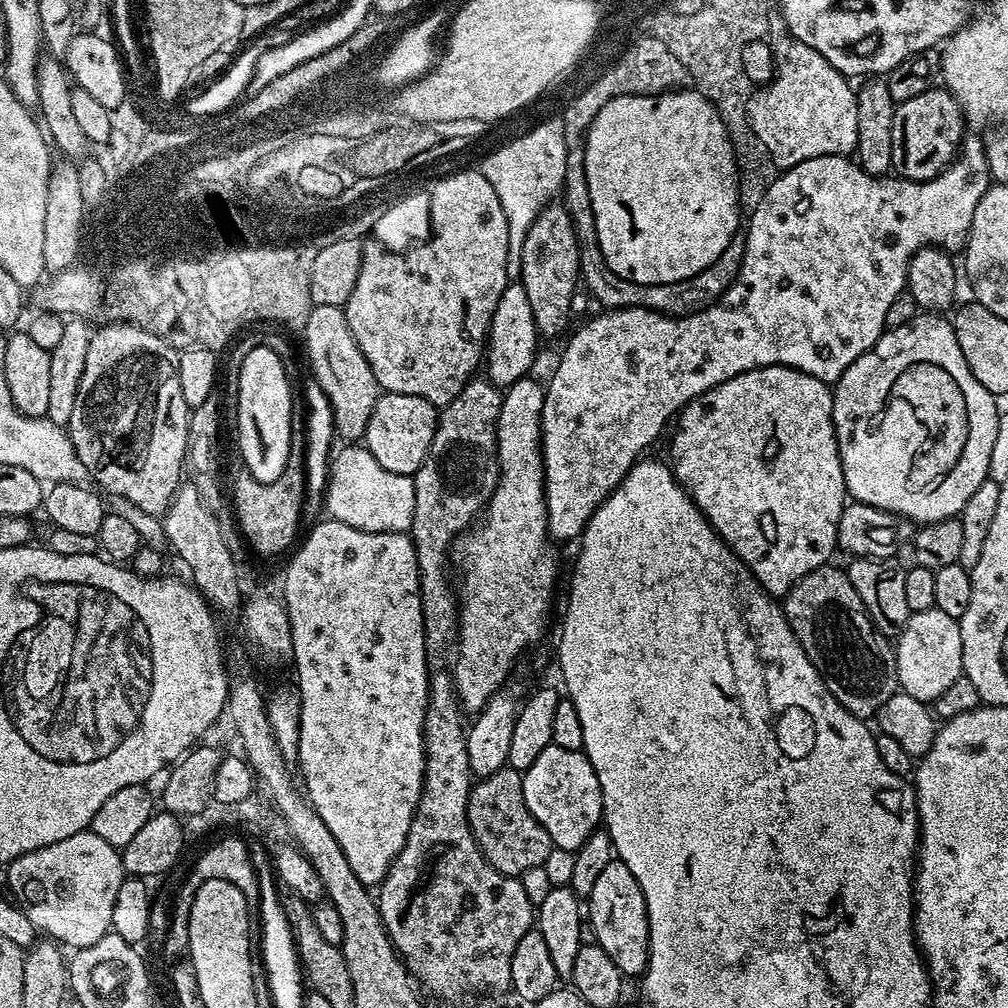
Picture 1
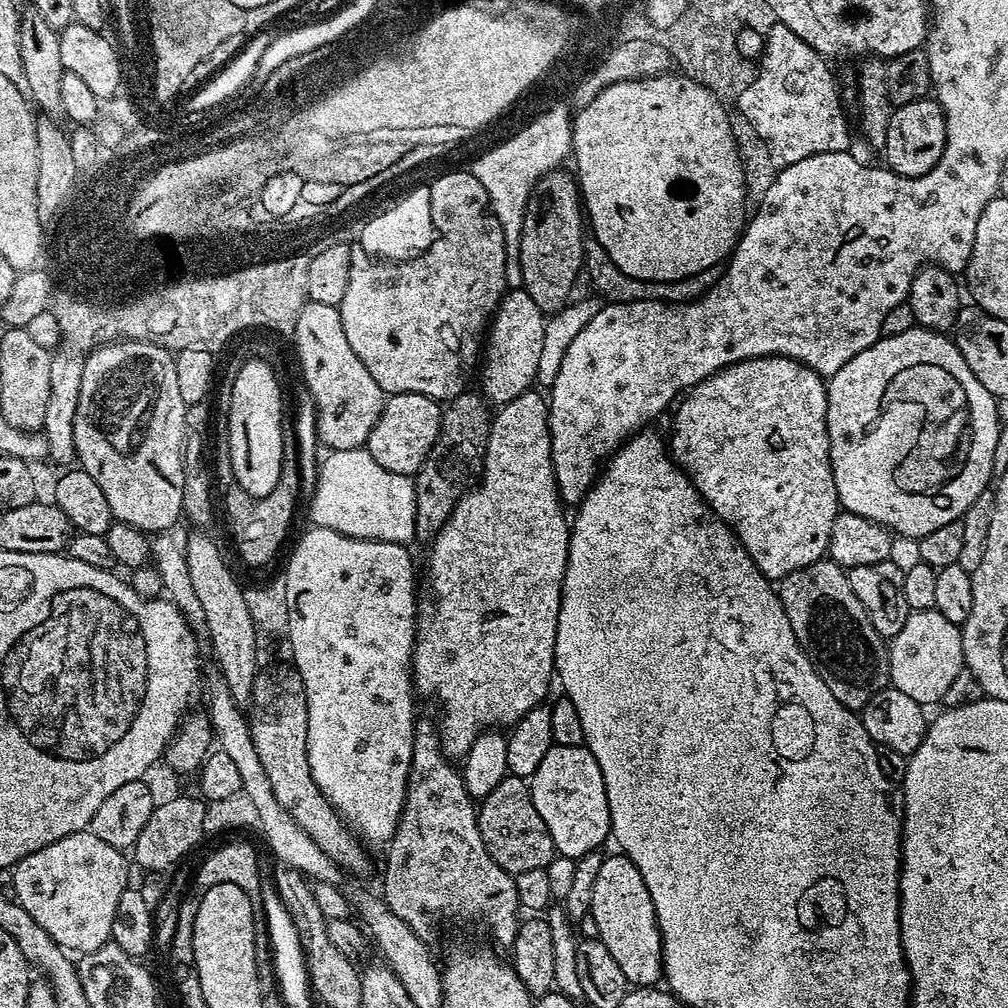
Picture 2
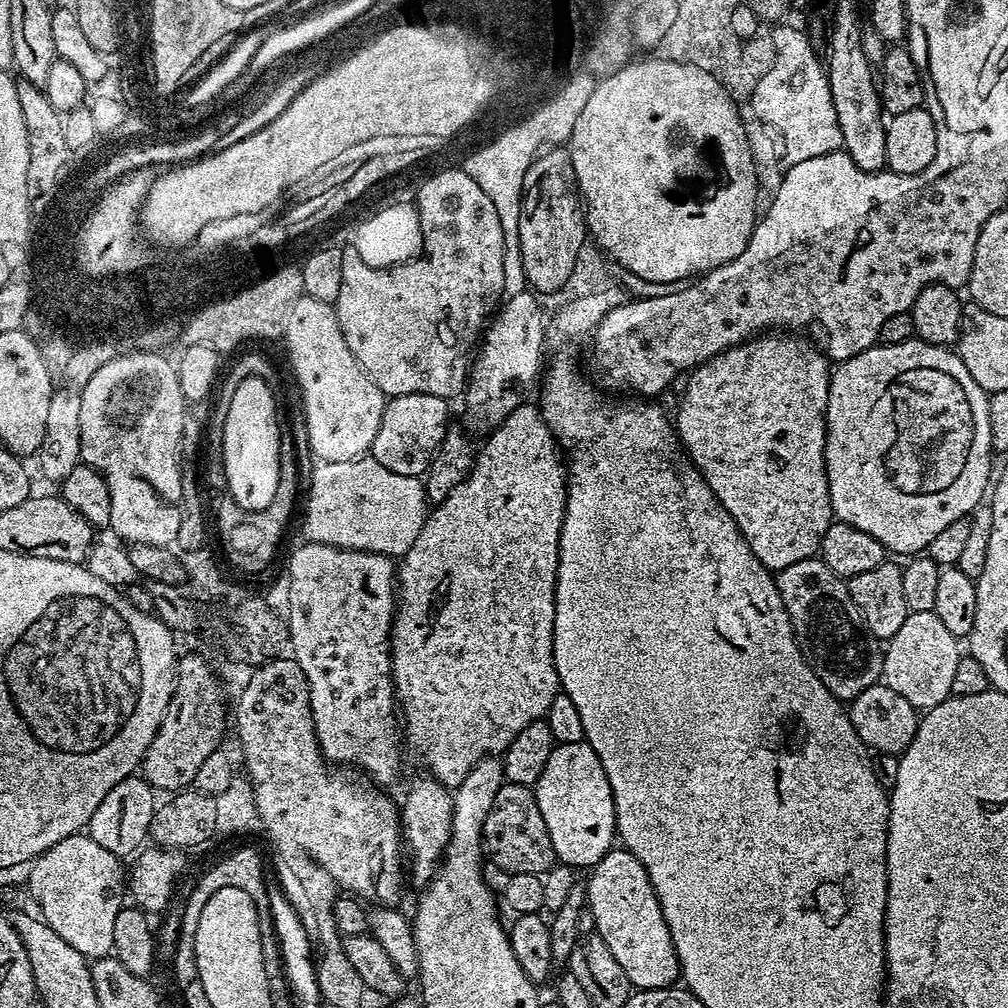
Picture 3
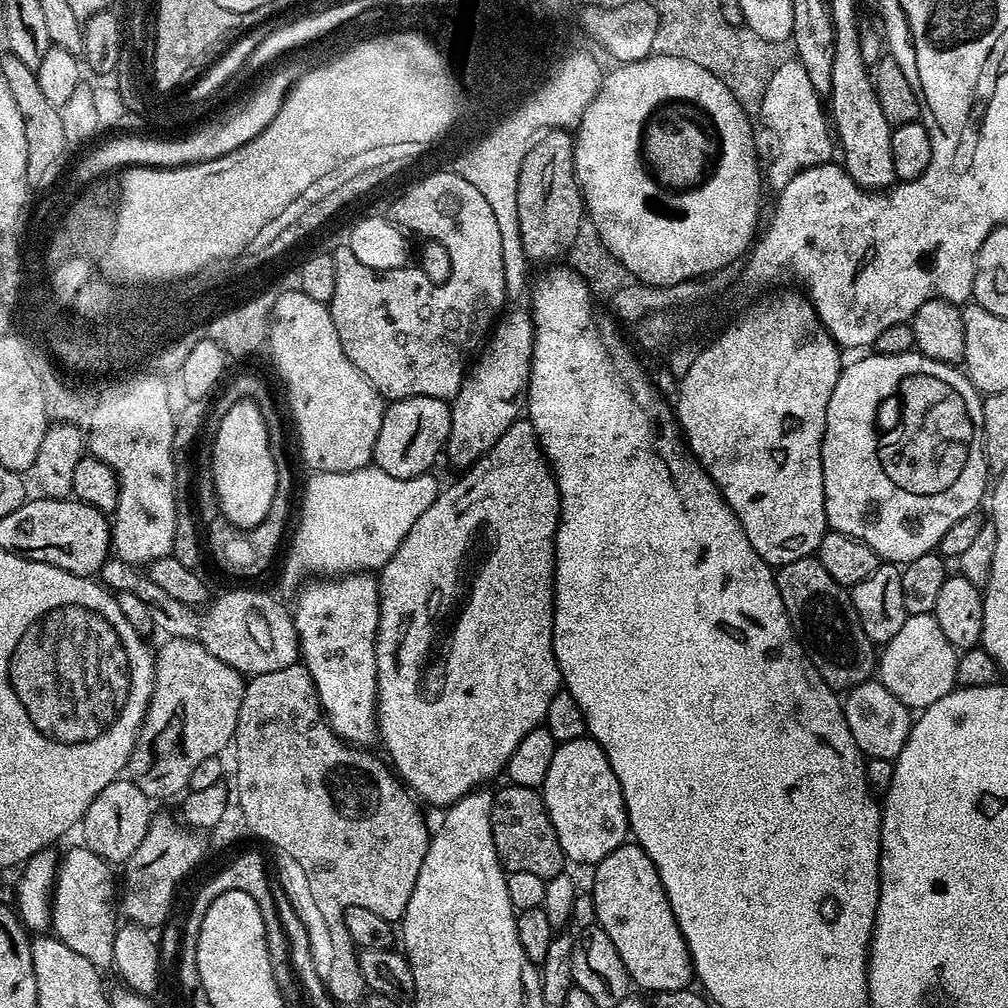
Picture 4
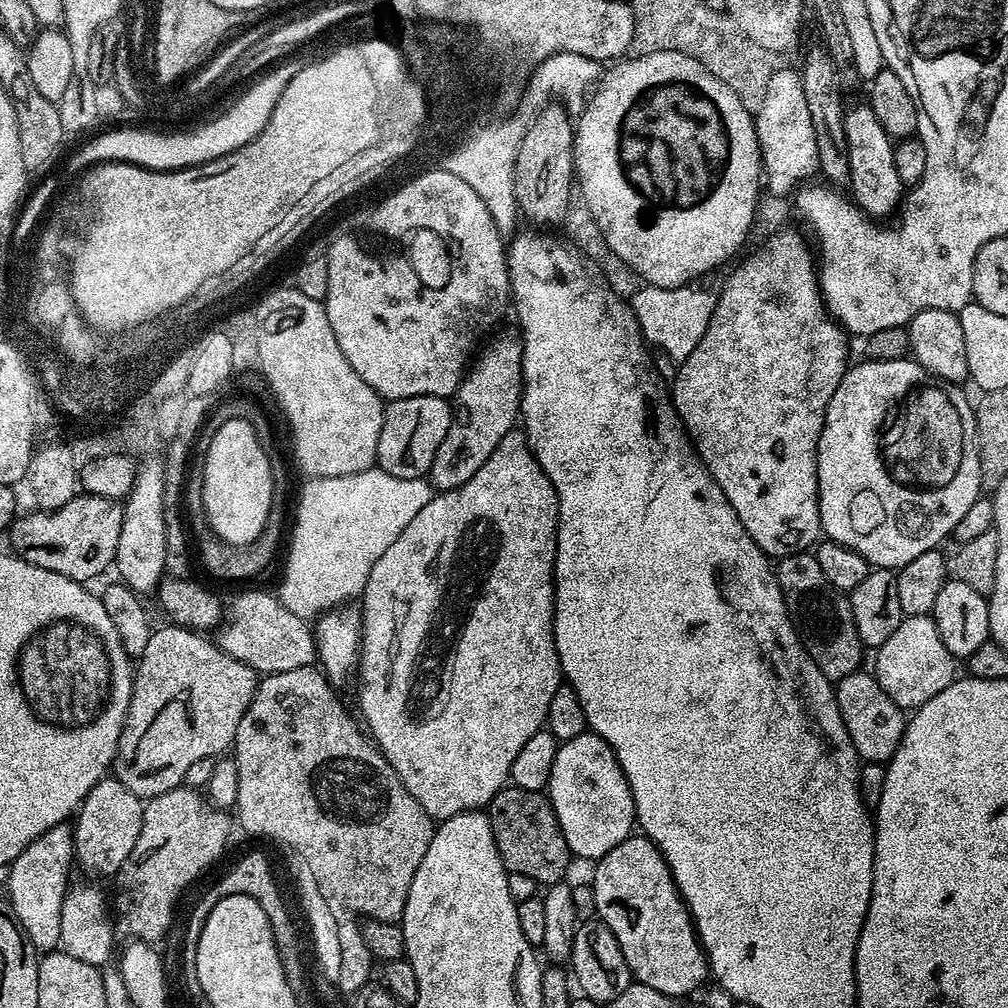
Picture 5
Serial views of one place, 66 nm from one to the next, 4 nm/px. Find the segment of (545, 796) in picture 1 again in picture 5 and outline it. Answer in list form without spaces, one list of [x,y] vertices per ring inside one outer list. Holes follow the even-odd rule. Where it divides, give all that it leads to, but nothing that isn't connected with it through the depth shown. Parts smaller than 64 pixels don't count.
[[[583,732],[578,734],[578,738],[565,740],[557,747],[546,795],[573,857],[598,861],[610,854],[618,842],[633,835],[636,811],[626,774],[622,774],[622,766],[618,766],[614,750],[610,750],[607,742],[596,732]]]

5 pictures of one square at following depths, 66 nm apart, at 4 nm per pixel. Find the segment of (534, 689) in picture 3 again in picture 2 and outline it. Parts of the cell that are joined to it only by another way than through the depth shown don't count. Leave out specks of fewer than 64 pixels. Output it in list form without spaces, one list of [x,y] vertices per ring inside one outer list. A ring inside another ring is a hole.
[[[536,390],[518,394],[510,402],[499,405],[495,409],[488,426],[488,441],[484,455],[484,471],[478,483],[464,493],[454,506],[448,521],[438,530],[438,534],[430,542],[432,548],[428,552],[428,596],[432,600],[421,599],[416,613],[416,643],[412,645],[412,683],[415,691],[424,696],[433,696],[440,703],[438,727],[440,729],[440,747],[449,758],[463,758],[474,742],[483,732],[504,730],[516,724],[527,712],[549,699],[548,687],[554,684],[556,655],[554,642],[558,630],[558,610],[562,590],[560,583],[566,574],[566,558],[568,557],[568,533],[570,520],[564,511],[565,505],[560,499],[560,488],[556,485],[556,475],[552,465],[552,443],[550,442],[550,426],[548,425],[548,401]]]

